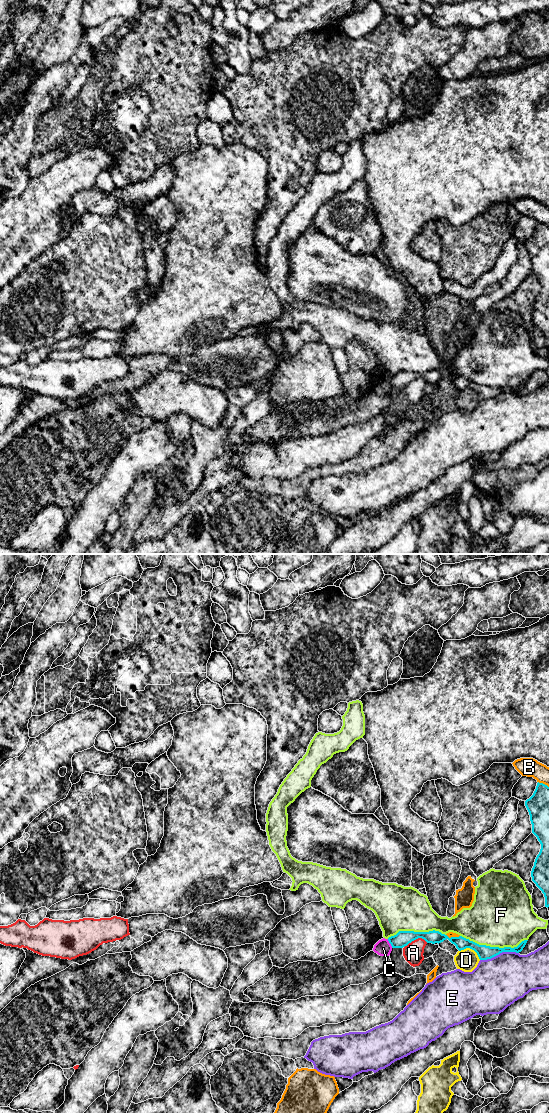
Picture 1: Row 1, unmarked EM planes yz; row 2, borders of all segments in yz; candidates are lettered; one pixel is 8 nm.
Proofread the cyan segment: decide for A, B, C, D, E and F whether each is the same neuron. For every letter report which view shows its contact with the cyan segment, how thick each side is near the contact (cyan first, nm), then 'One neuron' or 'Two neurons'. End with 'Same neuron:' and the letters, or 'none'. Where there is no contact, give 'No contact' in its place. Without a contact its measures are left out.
A: Touches cyan in yz. Thickness 120 nm (cyan) against 160 nm. Two neurons
B: Touches cyan in yz. Thickness 110 nm (cyan) against 50 nm. Two neurons
C: Touches cyan in yz. Thickness 120 nm (cyan) against 130 nm. Two neurons
D: Touches cyan in yz. Thickness 120 nm (cyan) against 180 nm. Two neurons
E: Touches cyan in yz. Thickness 120 nm (cyan) against 420 nm. Two neurons
F: Touches cyan in yz. Thickness 120 nm (cyan) against 480 nm. Two neurons
Same neuron: none

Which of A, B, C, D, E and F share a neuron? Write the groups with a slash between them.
A / B / C / D / E / F

